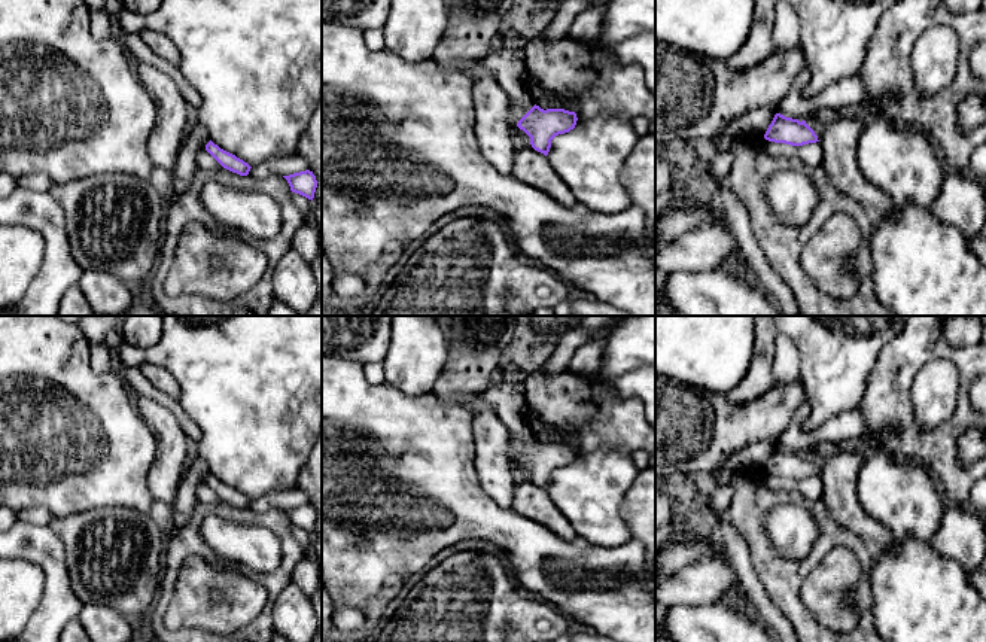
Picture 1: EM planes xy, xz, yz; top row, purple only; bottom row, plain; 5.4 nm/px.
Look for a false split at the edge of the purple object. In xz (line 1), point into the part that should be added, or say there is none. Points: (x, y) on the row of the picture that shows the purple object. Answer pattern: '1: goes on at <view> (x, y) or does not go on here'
1: does not go on here

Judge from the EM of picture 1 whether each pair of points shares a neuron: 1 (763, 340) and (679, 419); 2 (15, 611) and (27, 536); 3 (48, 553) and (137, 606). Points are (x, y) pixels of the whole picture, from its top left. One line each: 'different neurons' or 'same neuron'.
1: different neurons
2: different neurons
3: different neurons

